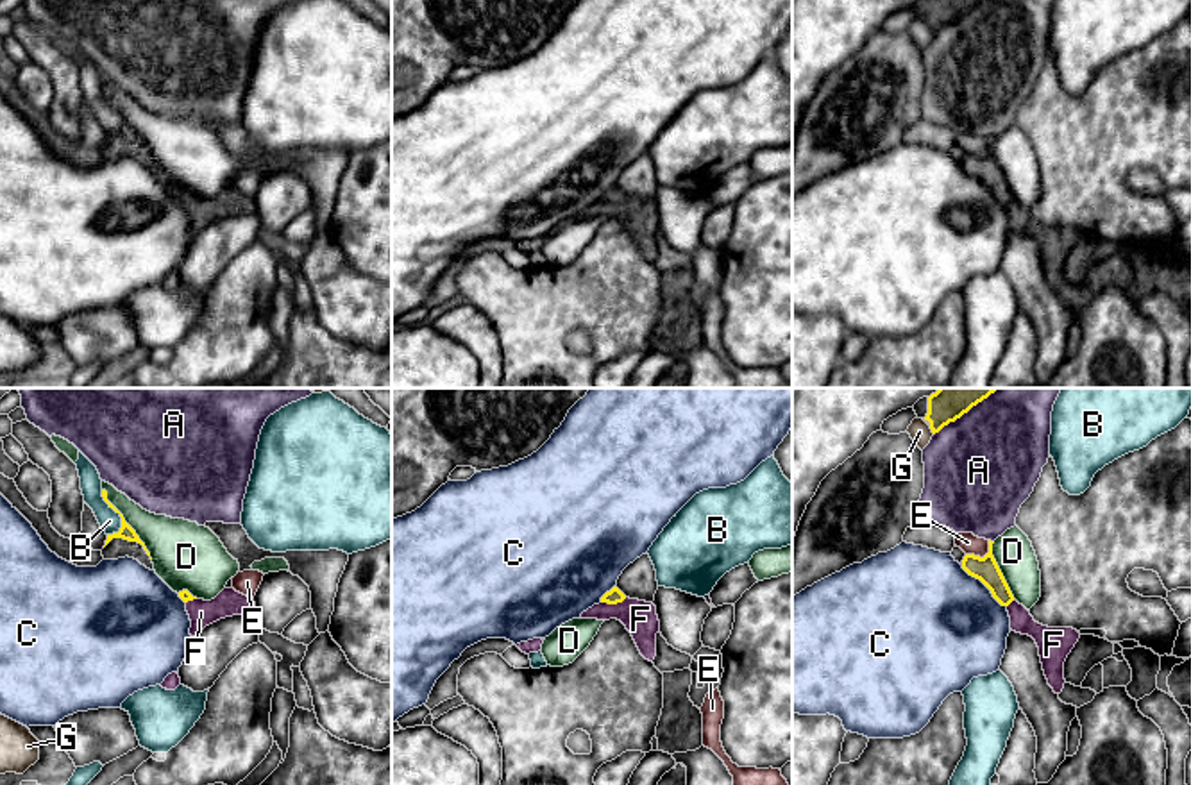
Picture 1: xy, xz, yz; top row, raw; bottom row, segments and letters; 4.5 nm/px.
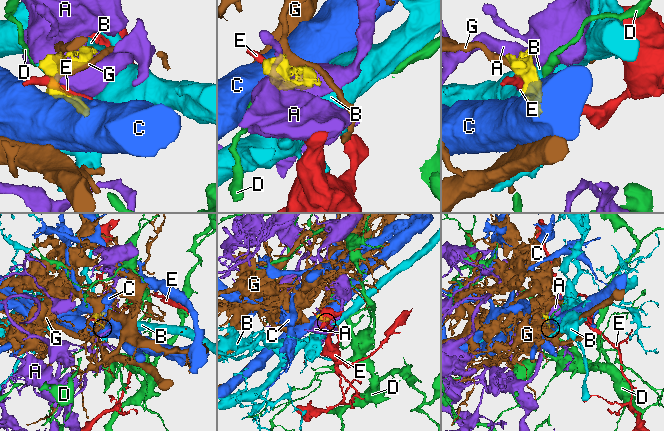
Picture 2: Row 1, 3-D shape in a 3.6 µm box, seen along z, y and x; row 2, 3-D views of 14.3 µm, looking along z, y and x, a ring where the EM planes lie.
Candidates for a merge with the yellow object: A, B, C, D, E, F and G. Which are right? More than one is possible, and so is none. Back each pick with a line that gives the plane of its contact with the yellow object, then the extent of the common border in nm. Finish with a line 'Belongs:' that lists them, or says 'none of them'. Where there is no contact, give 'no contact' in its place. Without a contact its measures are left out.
F: contact in xz; length 120 nm
Belongs: F

